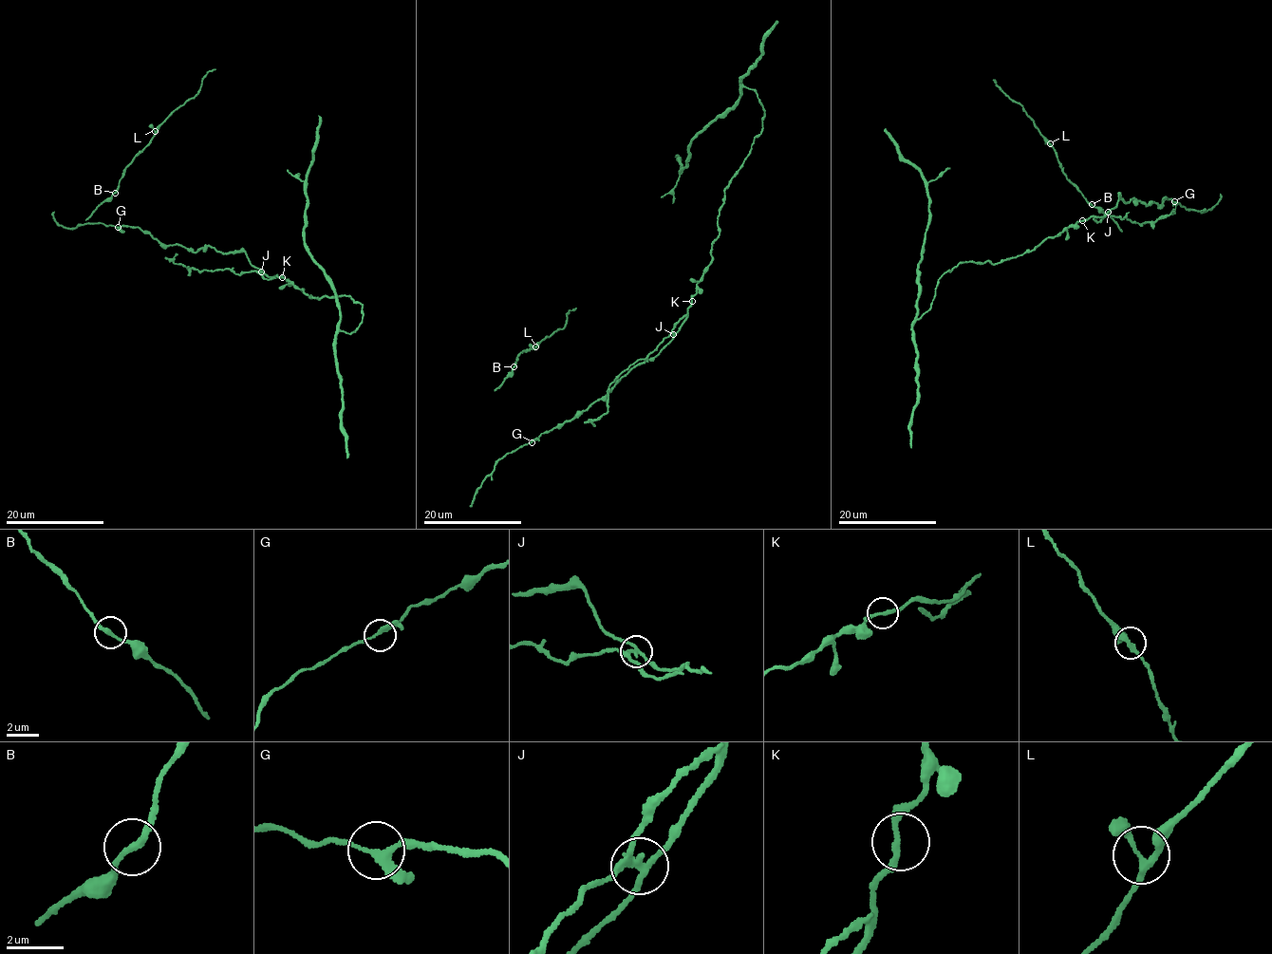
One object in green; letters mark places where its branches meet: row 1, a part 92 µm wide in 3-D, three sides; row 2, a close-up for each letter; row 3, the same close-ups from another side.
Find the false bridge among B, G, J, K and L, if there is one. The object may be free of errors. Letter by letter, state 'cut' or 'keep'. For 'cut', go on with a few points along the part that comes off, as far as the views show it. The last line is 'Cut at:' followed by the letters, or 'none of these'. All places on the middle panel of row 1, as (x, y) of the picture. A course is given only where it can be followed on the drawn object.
B: keep
G: keep
J: cut; course (673, 335), (669, 334), (643, 360), (638, 359), (619, 375), (607, 388), (607, 410), (593, 420), (595, 425)
K: keep
L: keep
Cut at: J

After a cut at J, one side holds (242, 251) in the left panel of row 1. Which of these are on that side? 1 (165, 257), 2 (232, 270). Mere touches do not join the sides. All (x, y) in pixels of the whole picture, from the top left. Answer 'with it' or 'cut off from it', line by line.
1: cut off from it
2: cut off from it

